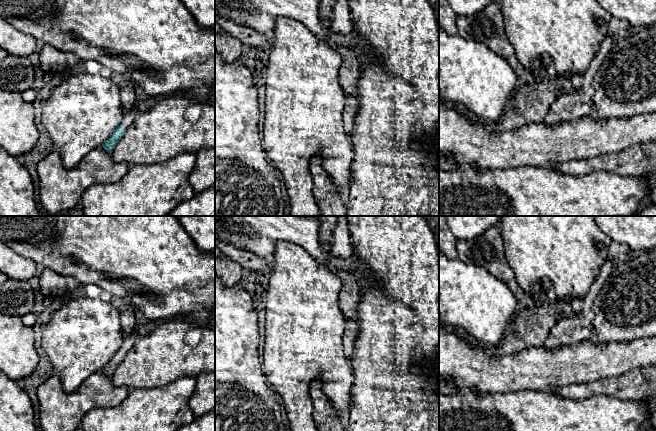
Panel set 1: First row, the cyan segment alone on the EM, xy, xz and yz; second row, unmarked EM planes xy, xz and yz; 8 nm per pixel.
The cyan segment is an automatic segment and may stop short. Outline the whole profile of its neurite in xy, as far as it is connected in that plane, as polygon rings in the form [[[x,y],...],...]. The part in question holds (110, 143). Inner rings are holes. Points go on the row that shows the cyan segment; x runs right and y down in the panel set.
[[[137,104],[131,111],[124,113],[120,125],[115,129],[112,135],[102,144],[102,147],[106,150],[106,152],[111,154],[114,147],[123,137],[128,127],[132,124],[132,122],[141,112],[142,109],[140,108],[139,104]]]

